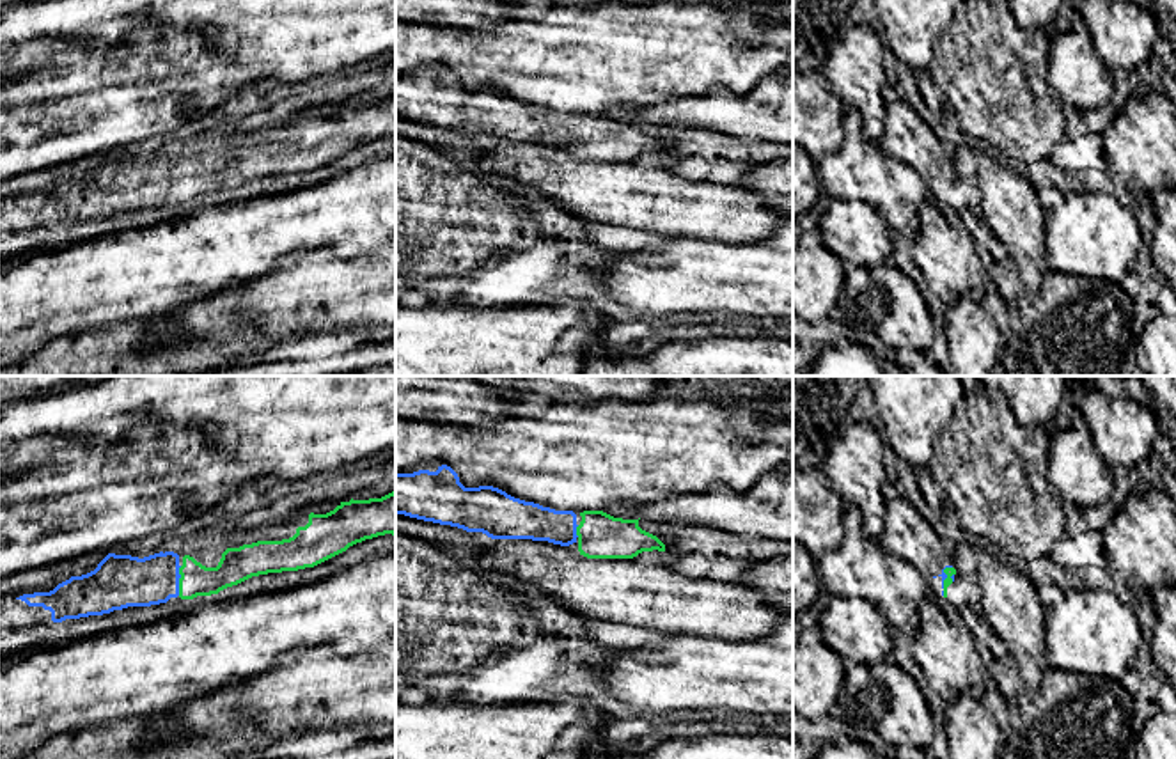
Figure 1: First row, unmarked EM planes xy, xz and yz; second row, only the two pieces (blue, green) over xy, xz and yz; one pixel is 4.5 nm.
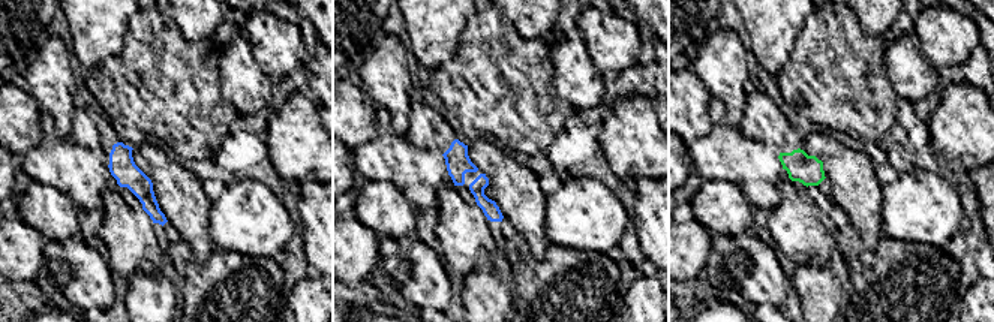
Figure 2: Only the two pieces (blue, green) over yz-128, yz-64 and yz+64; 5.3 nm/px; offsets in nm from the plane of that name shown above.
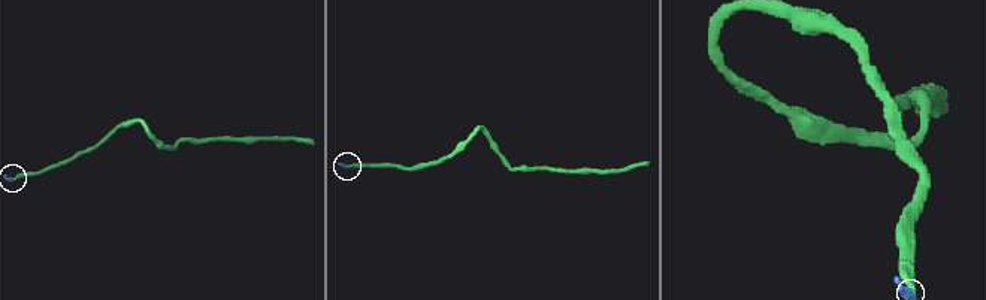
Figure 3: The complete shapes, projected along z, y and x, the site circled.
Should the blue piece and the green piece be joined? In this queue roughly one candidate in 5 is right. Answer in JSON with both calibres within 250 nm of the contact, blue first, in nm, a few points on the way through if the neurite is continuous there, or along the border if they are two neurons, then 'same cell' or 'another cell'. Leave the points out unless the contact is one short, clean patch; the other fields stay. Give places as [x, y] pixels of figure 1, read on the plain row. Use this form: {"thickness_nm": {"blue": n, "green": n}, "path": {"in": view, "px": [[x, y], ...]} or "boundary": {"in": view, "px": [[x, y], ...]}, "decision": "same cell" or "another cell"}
{"thickness_nm": {"blue": 240, "green": 140}, "decision": "same cell"}

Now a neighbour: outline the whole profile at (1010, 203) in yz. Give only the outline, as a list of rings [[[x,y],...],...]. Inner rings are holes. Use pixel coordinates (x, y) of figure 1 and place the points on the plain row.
[[[970,145],[953,149],[953,170],[977,186],[979,207],[992,234],[1007,248],[1025,287],[1038,293],[1048,266],[1045,211],[1031,179]]]

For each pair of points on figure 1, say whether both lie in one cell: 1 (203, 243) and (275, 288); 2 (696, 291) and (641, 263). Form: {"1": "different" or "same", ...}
{"1": "different", "2": "same"}

